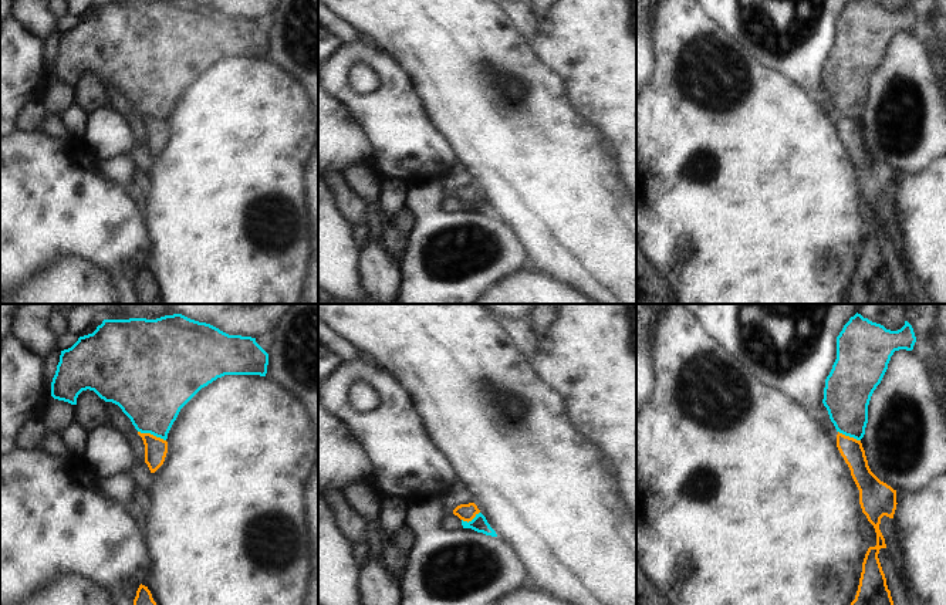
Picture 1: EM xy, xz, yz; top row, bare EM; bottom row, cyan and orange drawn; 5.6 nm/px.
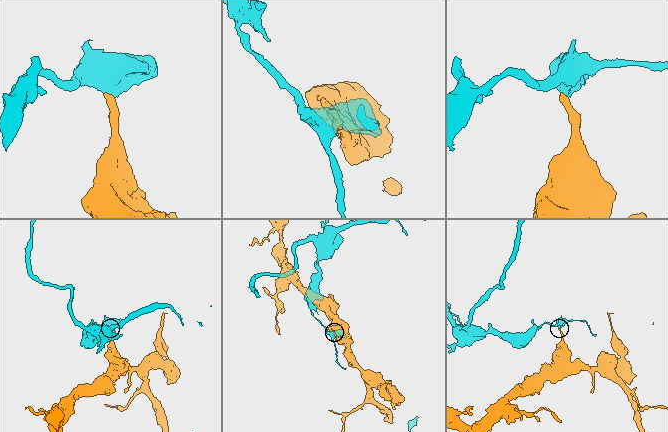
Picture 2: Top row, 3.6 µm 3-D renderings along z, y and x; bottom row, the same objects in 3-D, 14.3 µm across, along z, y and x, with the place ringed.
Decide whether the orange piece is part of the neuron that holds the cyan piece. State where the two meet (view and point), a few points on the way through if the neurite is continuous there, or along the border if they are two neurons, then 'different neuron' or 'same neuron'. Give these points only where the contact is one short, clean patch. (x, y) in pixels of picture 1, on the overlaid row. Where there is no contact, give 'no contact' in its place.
meets cyan in xy at (152, 433); border along xy (138, 431), (152, 433), (165, 440); different neuron

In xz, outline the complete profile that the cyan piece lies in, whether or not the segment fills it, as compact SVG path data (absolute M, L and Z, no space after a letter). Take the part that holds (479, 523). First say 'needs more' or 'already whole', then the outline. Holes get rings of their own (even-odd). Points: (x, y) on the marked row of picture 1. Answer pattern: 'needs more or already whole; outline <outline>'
already whole; outline M482 513L476 514L476 517L469 523L462 520L462 525L463 528L472 528L477 533L497 537L496 531L490 527L490 524L487 523L486 517Z

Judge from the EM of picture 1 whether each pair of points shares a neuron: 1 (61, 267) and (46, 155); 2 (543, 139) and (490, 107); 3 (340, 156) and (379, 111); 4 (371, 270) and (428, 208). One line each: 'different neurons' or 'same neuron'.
1: different neurons
2: same neuron
3: different neurons
4: different neurons

